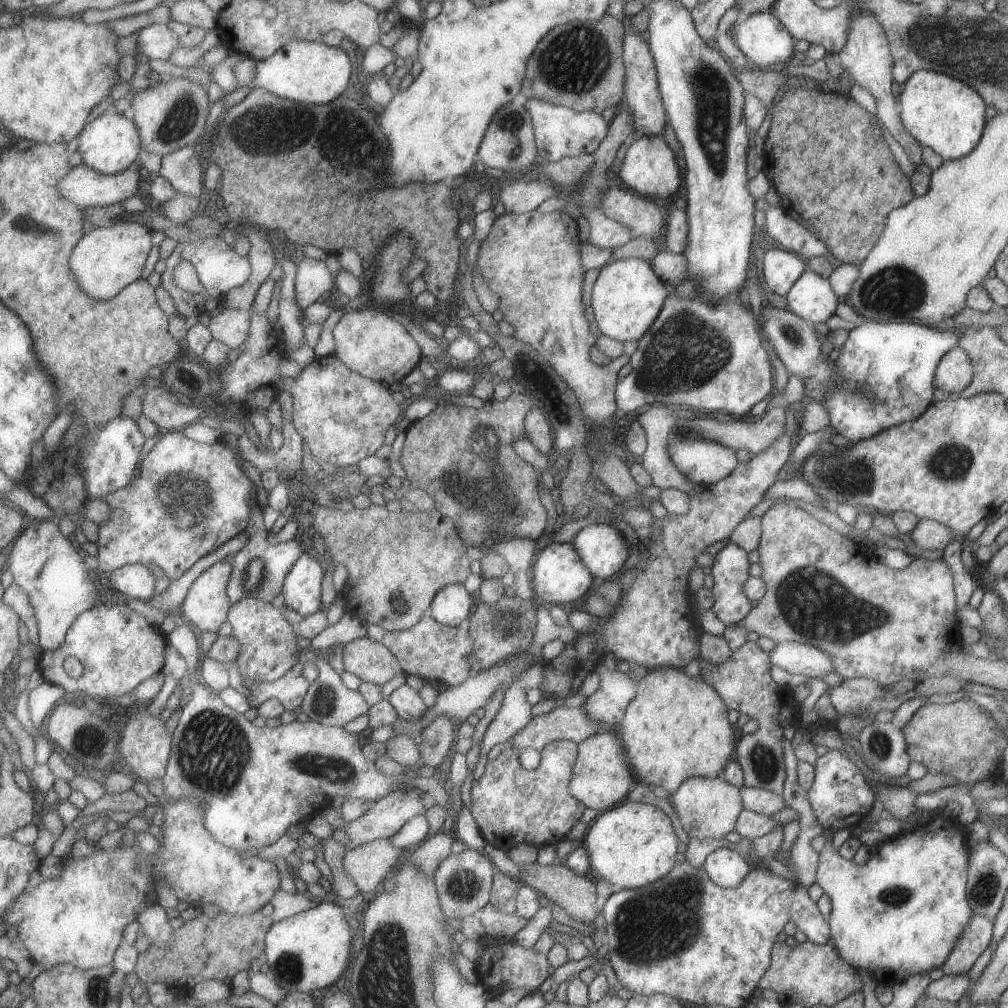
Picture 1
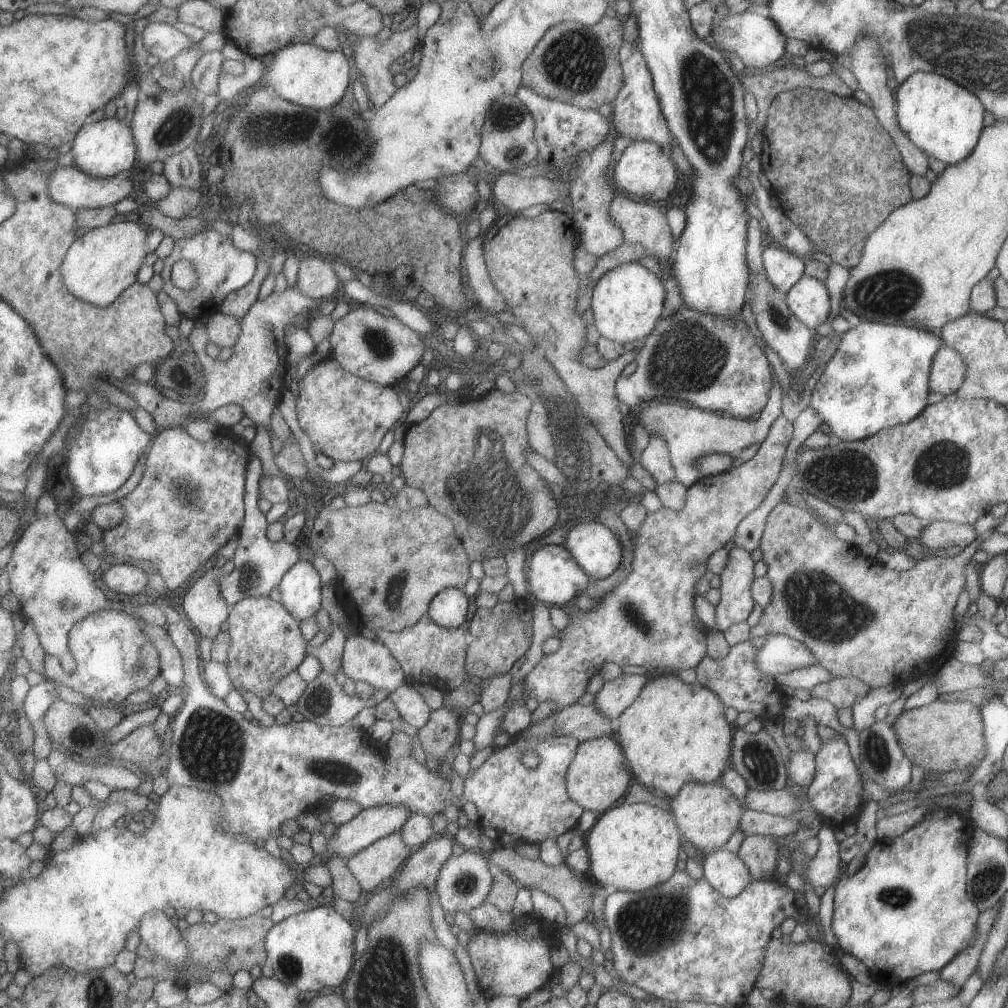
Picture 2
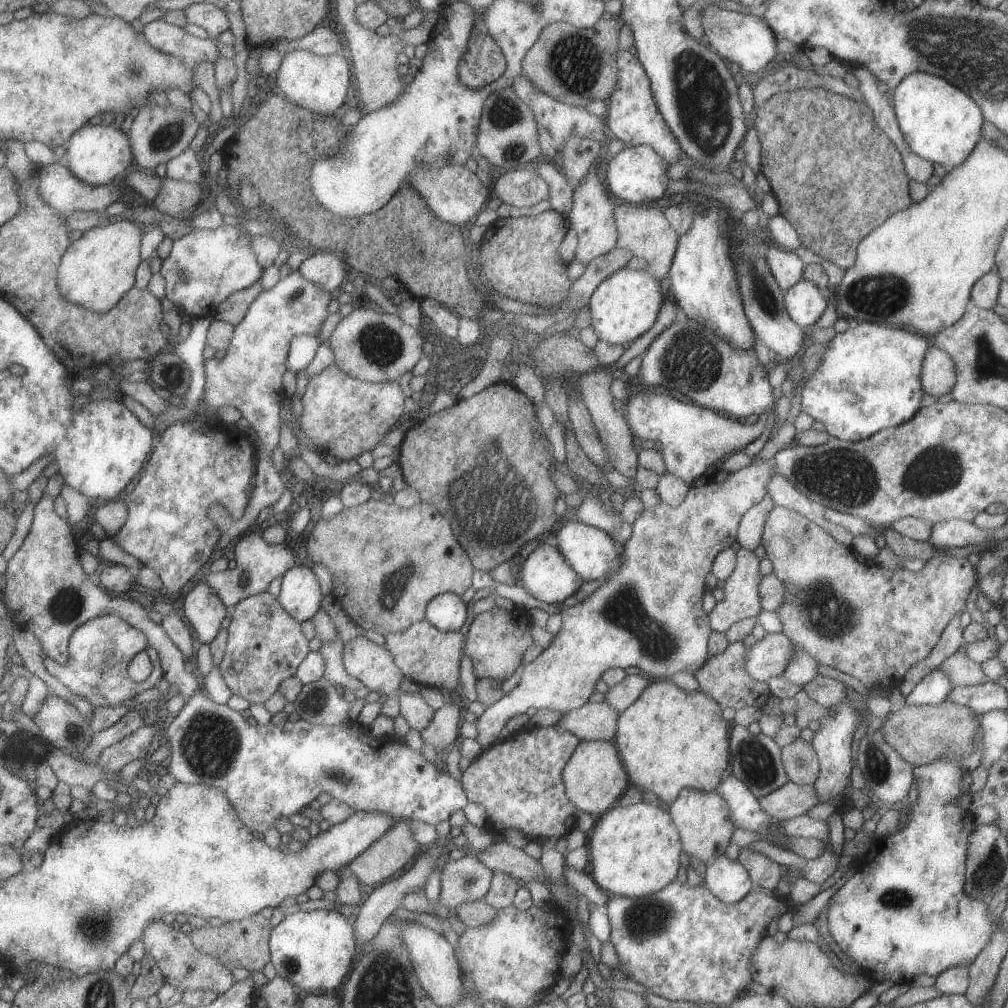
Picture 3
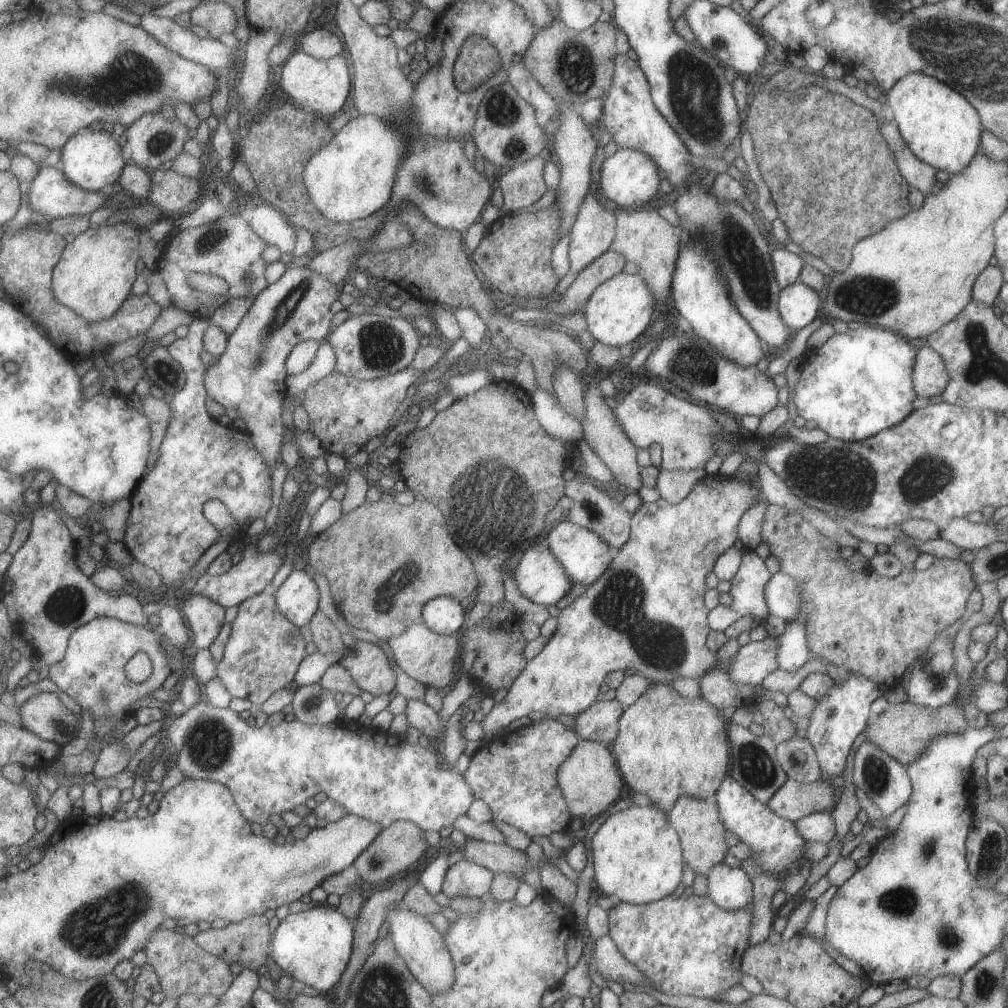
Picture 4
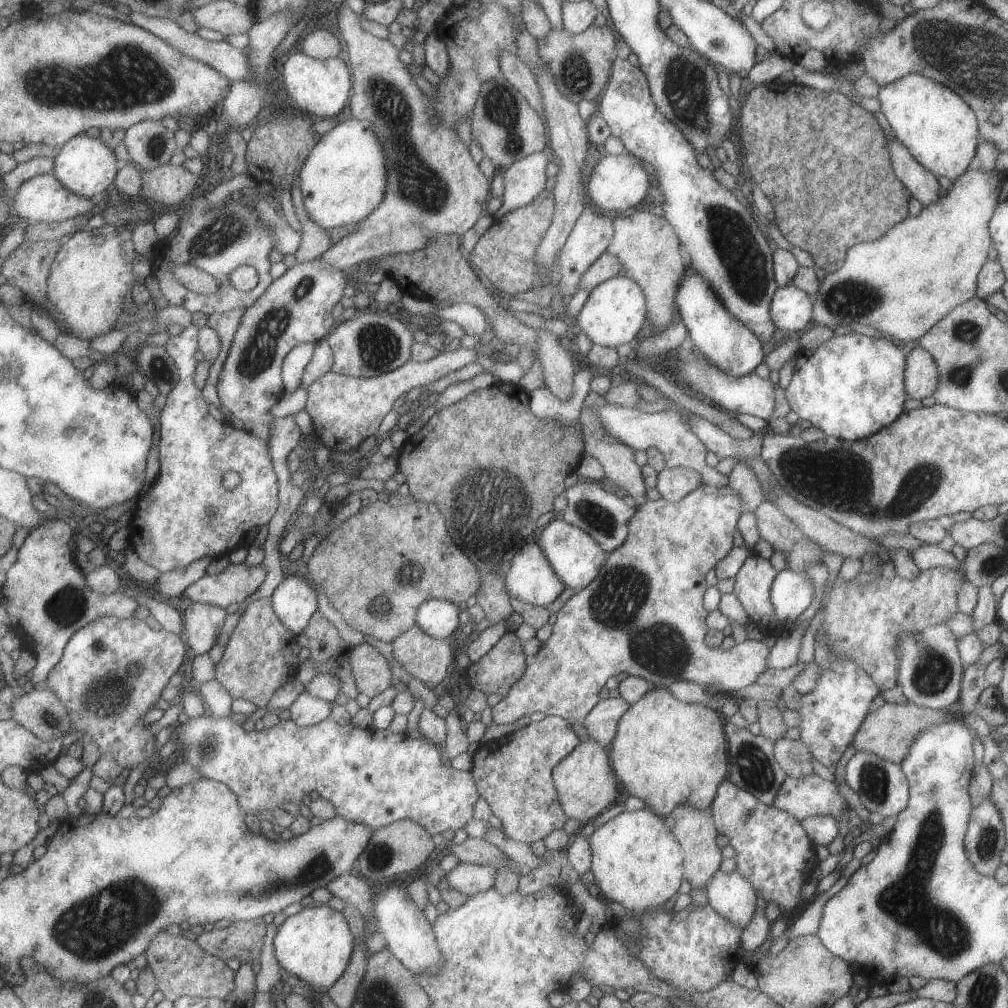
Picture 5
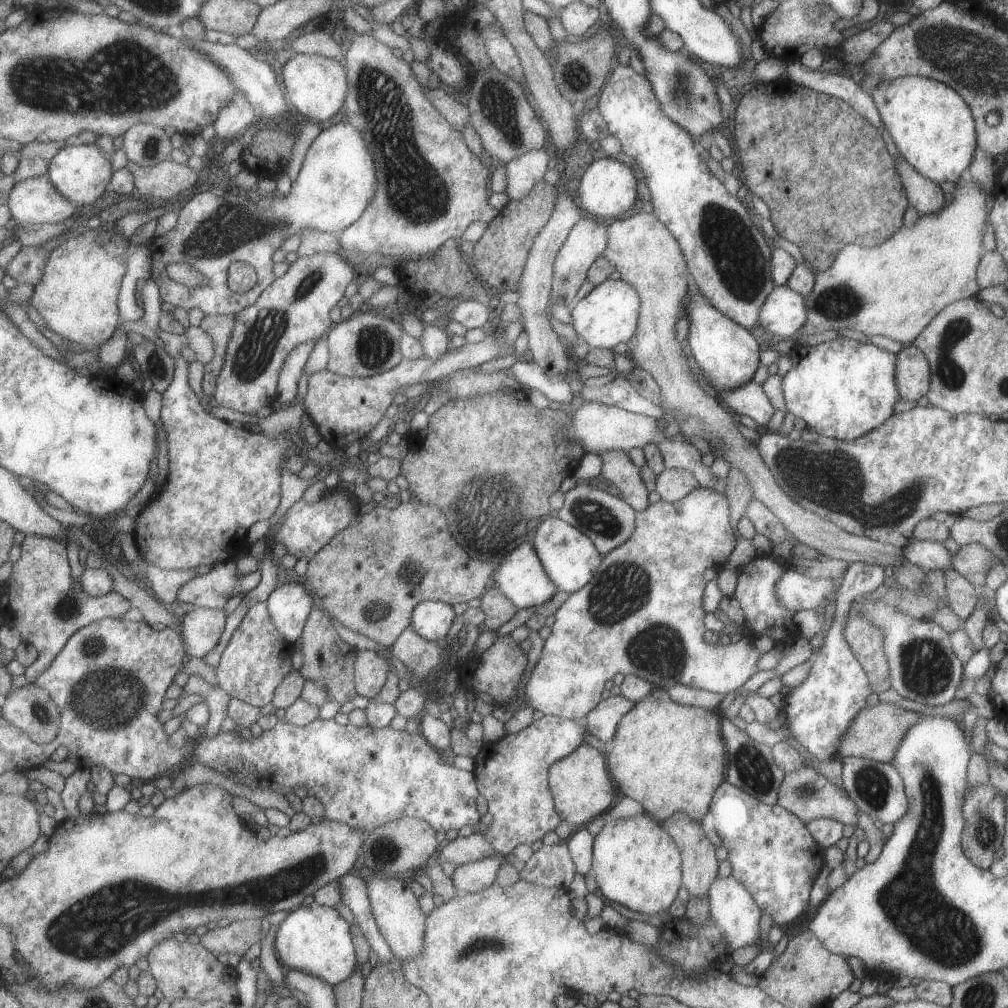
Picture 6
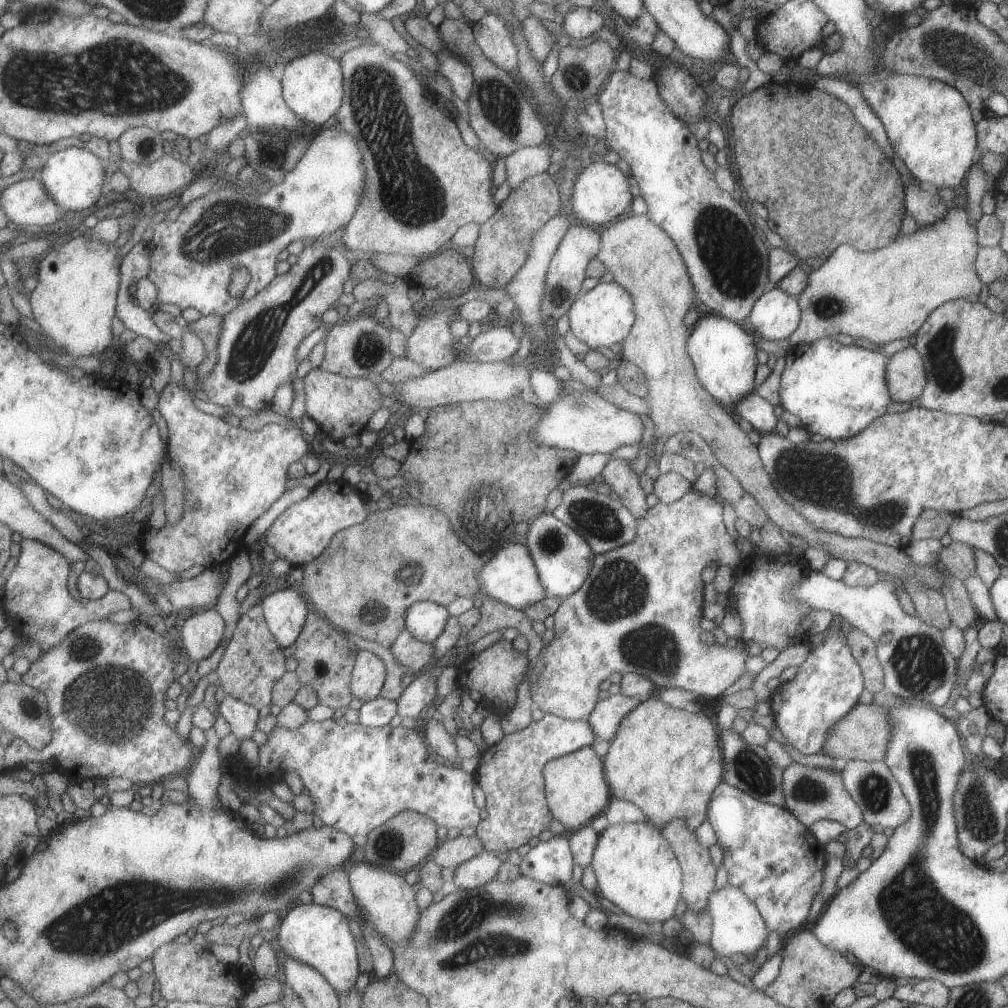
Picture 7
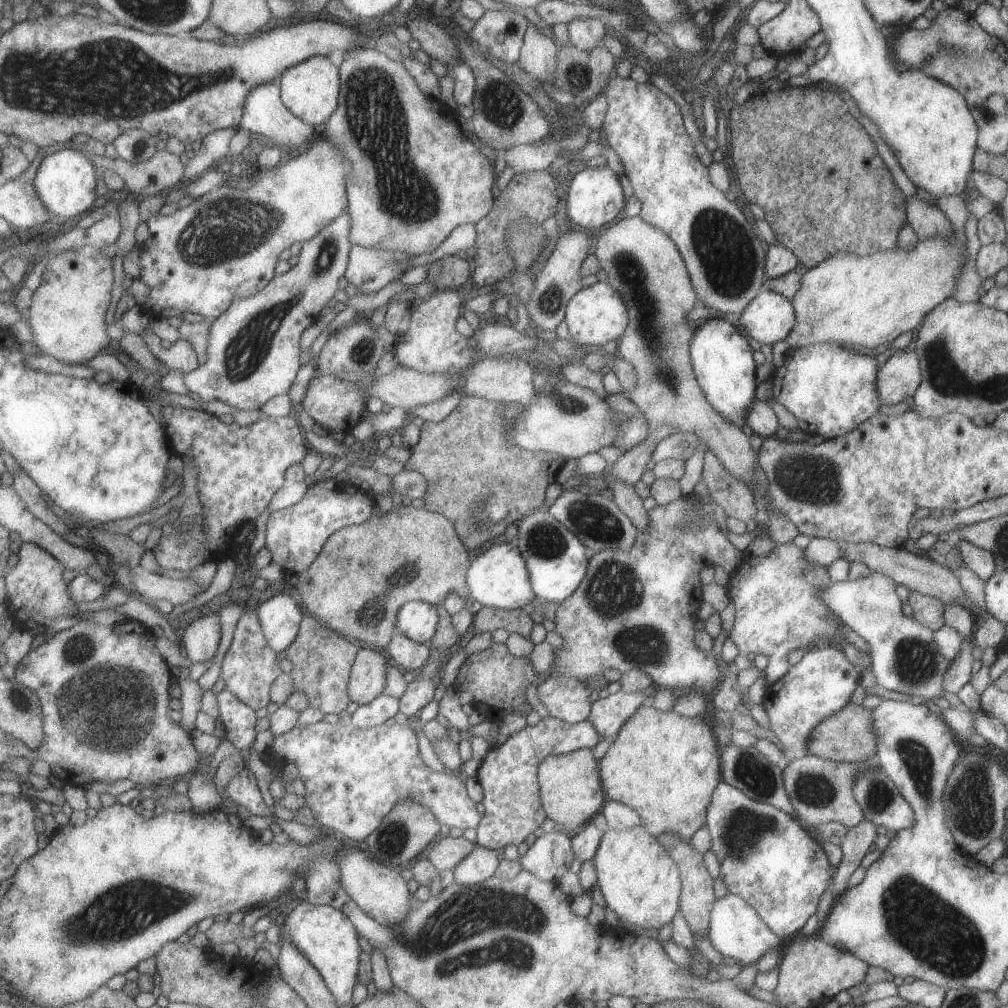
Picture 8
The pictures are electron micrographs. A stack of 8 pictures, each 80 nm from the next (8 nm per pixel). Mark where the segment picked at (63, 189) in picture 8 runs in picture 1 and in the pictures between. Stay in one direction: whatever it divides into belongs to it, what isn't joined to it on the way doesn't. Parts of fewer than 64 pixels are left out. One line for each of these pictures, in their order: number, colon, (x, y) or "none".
1: (111, 143)
2: (105, 149)
3: (101, 154)
4: (92, 160)
5: (88, 166)
6: (82, 173)
7: (74, 177)

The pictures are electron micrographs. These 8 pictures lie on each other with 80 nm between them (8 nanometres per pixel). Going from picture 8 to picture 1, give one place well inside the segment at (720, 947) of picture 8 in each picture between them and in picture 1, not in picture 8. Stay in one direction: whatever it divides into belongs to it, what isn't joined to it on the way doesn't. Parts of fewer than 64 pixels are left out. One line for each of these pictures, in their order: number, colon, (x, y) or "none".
1: (725, 867)
2: (726, 874)
3: (726, 879)
4: (729, 888)
5: (730, 895)
6: (733, 911)
7: (737, 928)

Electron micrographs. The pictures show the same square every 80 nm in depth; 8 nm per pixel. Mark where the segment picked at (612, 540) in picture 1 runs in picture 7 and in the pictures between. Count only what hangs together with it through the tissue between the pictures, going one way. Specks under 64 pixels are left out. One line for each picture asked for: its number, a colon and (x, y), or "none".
2: (593, 547)
3: (589, 551)
4: (583, 555)
5: (576, 558)
6: (569, 558)
7: (562, 558)

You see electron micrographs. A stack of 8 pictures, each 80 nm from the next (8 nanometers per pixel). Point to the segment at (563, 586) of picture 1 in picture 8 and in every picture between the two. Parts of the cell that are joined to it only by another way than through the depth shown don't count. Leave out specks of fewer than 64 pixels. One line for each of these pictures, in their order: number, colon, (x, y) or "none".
2: (553, 578)
3: (545, 576)
4: (539, 577)
5: (531, 579)
6: (520, 576)
7: (509, 576)
8: (498, 579)

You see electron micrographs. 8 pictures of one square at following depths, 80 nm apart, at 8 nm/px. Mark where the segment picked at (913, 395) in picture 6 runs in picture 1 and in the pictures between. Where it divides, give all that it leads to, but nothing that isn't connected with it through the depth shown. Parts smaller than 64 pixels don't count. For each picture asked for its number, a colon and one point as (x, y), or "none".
1: (954, 372)
2: (947, 369)
3: (937, 377)
4: (928, 377)
5: (920, 373)

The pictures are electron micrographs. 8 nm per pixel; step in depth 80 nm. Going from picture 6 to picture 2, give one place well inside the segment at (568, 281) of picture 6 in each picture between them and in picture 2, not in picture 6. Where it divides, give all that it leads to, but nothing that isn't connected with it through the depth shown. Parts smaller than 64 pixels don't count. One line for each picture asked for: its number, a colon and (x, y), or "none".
2: (590, 194)
3: (591, 217)
4: (592, 233)
5: (589, 237)

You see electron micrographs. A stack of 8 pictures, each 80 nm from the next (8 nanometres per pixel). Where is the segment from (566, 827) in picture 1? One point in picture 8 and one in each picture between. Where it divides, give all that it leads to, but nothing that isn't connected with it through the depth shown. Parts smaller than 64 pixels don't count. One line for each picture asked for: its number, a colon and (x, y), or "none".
2: (516, 803)
3: (519, 781)
4: (516, 775)
5: (515, 775)
6: (512, 774)
7: (510, 773)
8: (509, 773)

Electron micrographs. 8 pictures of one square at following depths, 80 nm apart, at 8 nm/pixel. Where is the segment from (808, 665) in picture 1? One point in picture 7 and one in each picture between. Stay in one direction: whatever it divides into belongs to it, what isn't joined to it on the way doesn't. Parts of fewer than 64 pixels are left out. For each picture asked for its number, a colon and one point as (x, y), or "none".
2: (778, 654)
3: (768, 657)
4: (752, 662)
5: (643, 614)
6: (641, 614)
7: (639, 610)

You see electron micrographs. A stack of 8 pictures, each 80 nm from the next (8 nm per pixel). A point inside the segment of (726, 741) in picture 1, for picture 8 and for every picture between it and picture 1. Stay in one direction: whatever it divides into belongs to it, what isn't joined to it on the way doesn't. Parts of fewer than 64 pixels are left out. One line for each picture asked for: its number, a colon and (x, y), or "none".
2: (673, 733)
3: (668, 739)
4: (666, 746)
5: (666, 752)
6: (668, 758)
7: (666, 761)
8: (665, 767)

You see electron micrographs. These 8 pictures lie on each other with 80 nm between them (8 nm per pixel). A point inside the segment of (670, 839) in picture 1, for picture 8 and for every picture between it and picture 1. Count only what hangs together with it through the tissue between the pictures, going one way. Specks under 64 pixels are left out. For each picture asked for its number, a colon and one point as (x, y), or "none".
2: (631, 847)
3: (635, 850)
4: (636, 854)
5: (636, 861)
6: (635, 864)
7: (635, 870)
8: (640, 884)

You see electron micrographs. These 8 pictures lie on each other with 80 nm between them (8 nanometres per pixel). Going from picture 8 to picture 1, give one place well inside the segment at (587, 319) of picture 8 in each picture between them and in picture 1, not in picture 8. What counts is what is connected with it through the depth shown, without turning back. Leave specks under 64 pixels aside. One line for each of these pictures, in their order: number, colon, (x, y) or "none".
1: (626, 296)
2: (626, 303)
3: (623, 306)
4: (618, 311)
5: (614, 313)
6: (607, 316)
7: (602, 316)

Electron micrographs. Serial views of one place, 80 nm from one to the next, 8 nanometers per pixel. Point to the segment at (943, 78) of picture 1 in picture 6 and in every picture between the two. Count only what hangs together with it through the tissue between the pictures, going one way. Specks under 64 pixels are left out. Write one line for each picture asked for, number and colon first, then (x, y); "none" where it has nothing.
2: (939, 116)
3: (940, 124)
4: (940, 128)
5: (940, 131)
6: (929, 126)

